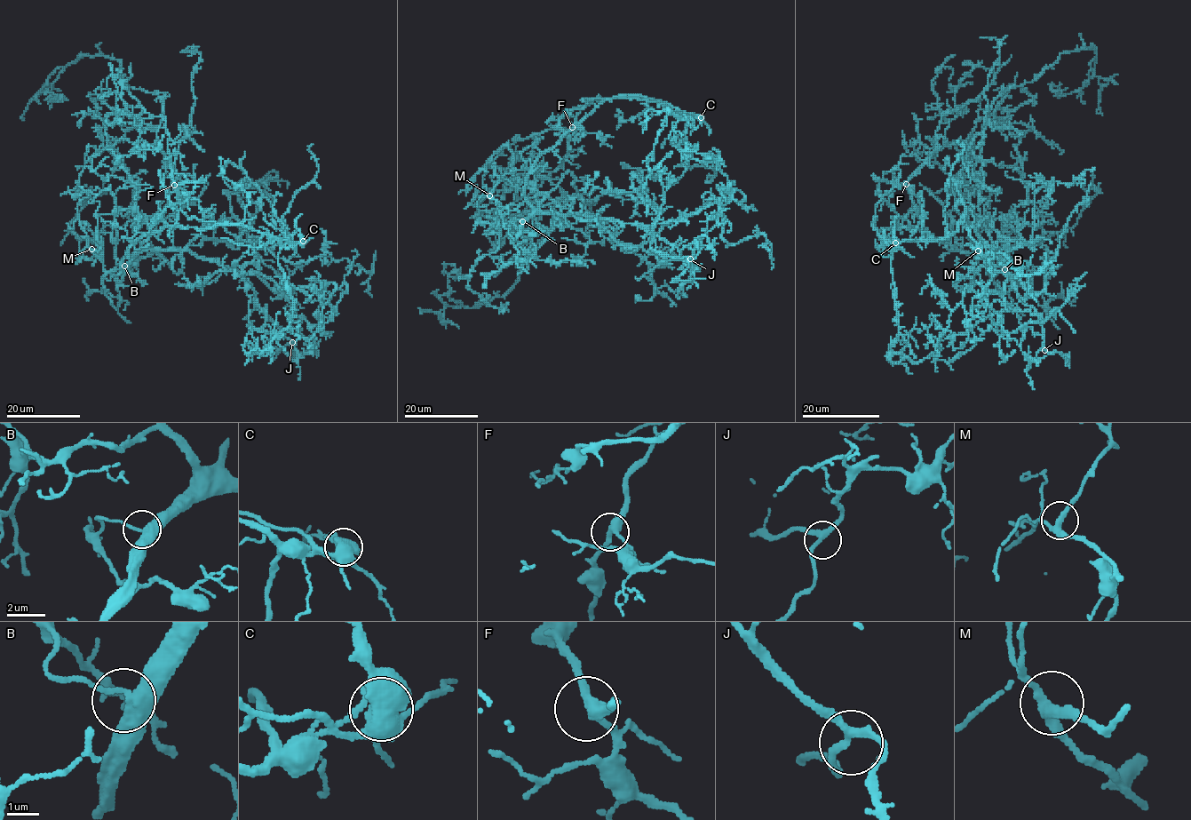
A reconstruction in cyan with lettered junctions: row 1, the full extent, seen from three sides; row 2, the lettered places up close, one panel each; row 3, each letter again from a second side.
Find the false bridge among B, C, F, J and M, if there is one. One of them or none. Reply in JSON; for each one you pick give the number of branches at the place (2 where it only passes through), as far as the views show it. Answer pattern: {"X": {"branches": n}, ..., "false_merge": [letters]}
{"C": {"branches": 3}, "false_merge": ["C"]}

